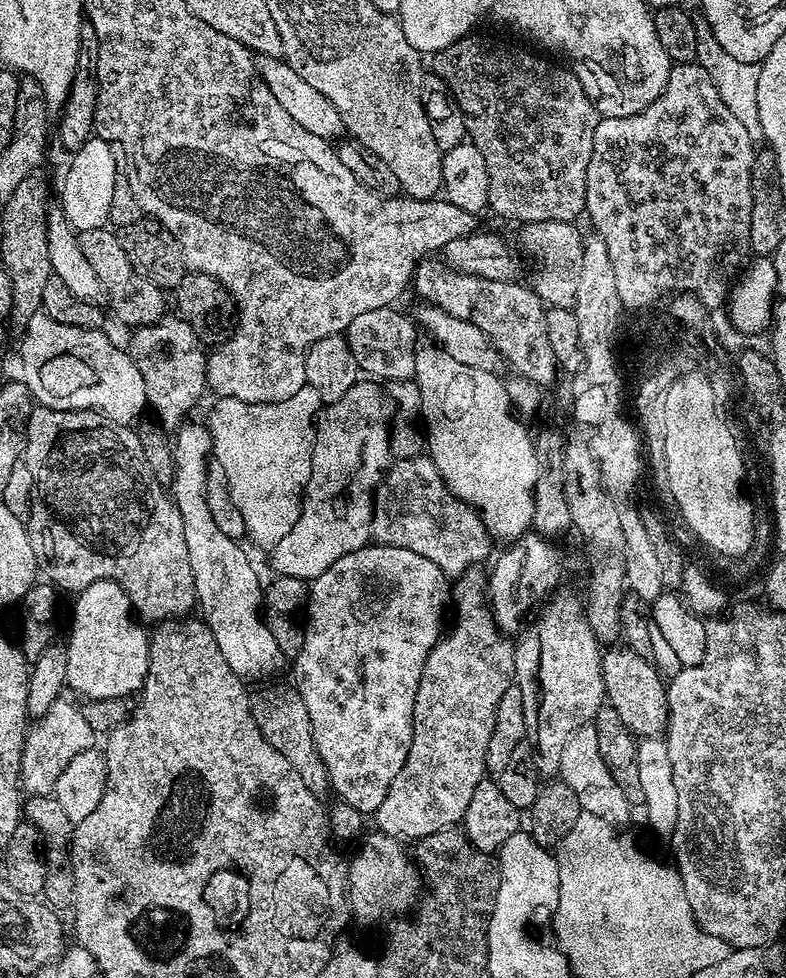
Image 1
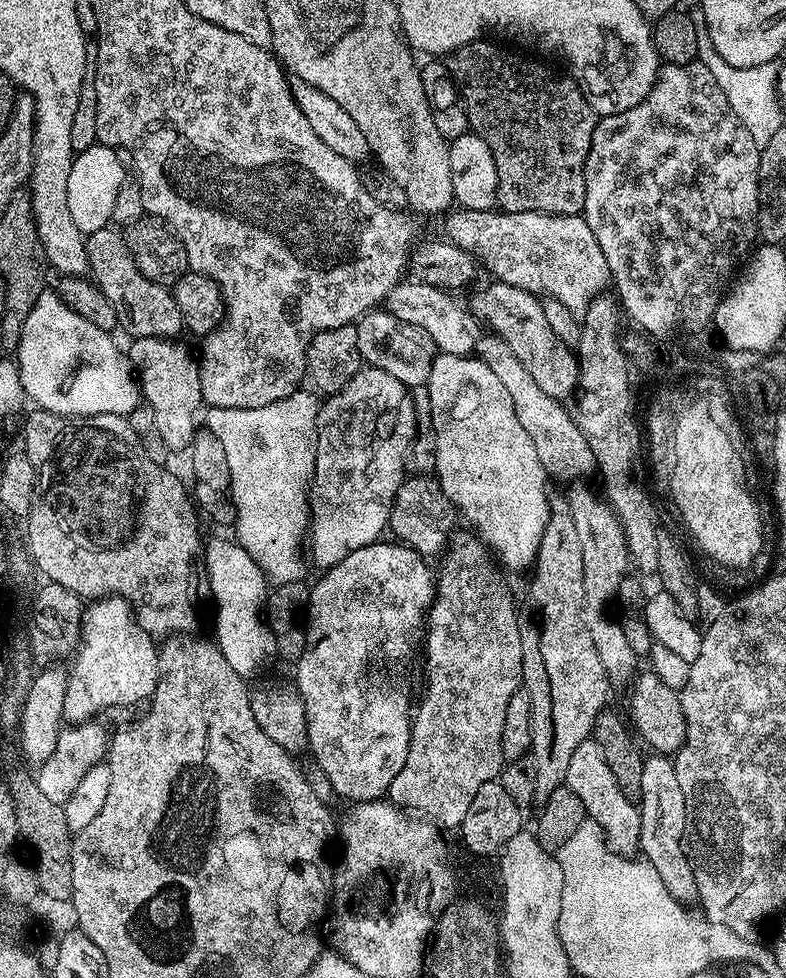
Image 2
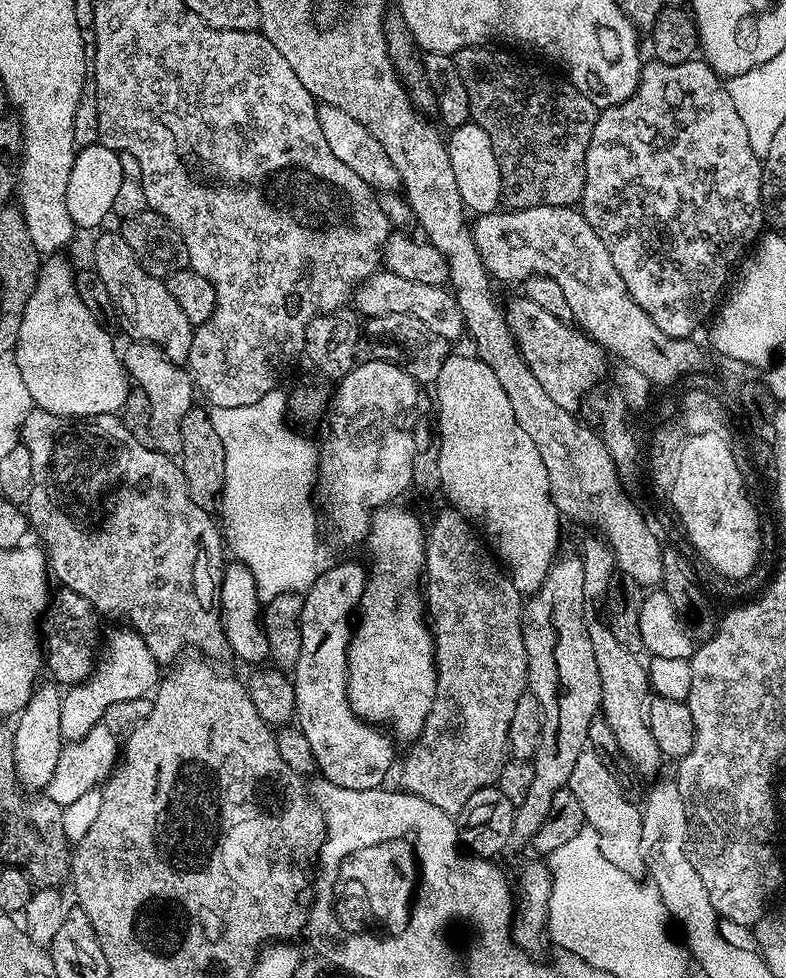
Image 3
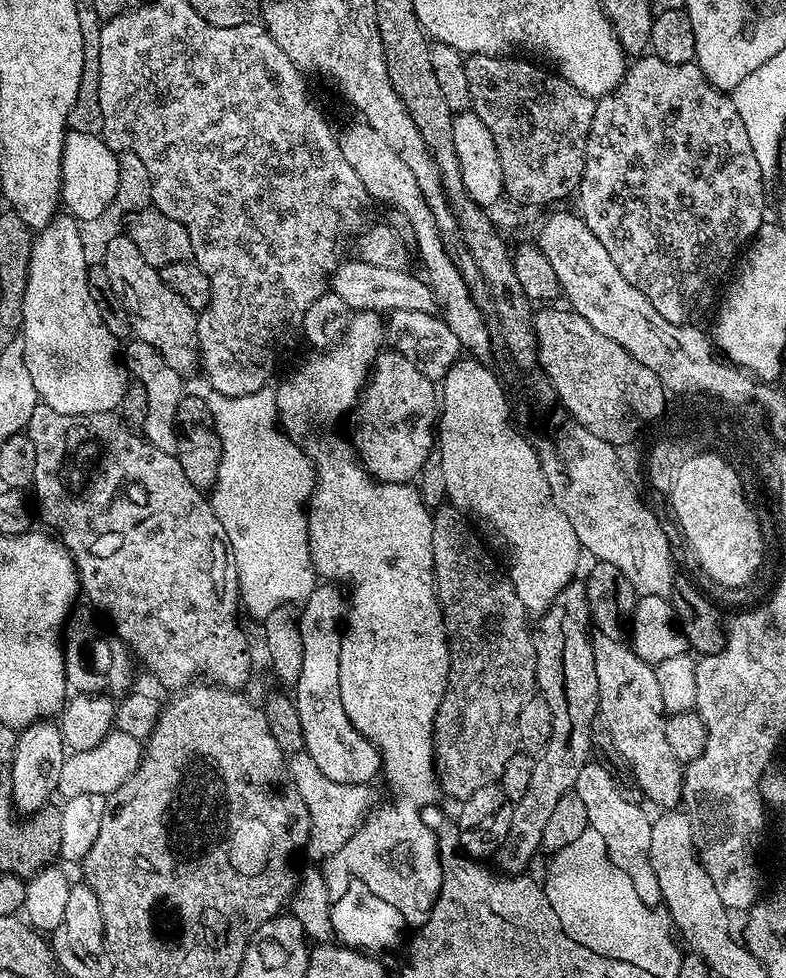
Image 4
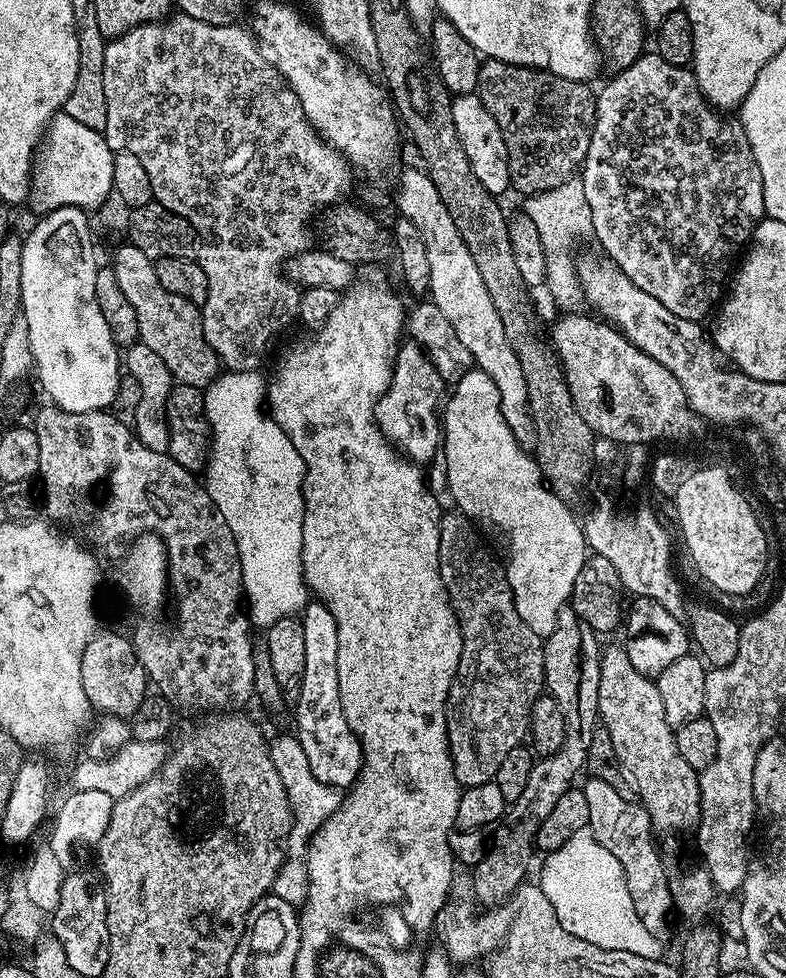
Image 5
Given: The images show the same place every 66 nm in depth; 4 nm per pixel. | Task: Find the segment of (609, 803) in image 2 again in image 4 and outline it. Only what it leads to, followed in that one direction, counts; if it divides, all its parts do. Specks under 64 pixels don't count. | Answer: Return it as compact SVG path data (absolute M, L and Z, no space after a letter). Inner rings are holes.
M590 762L582 766L574 790L586 806L588 827L594 829L602 838L604 848L608 851L608 857L612 859L614 866L618 866L618 870L625 872L630 882L634 882L634 890L644 904L656 906L661 903L660 887L654 874L654 866L650 866L648 857L652 820L634 801L627 800L620 793L620 788L621 785L602 765Z

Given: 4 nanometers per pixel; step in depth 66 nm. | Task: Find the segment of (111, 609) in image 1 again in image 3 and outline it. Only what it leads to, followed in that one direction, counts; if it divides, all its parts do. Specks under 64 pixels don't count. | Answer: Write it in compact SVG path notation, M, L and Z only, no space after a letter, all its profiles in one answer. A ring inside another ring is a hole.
M120 626L117 632L107 633L102 655L91 676L81 684L73 684L63 693L62 702L62 734L65 741L81 740L94 730L96 724L105 719L104 715L119 700L136 700L151 693L157 687L162 676L161 665L157 664L154 654L150 654L150 646L142 642L139 634L127 626Z

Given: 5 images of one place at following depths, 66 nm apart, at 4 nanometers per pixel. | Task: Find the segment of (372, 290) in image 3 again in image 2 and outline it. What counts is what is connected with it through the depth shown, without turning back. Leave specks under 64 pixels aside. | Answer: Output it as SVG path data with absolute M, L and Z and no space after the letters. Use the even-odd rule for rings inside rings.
M401 282L394 286L394 290L390 290L386 310L395 318L426 330L440 352L455 356L471 356L480 341L482 325L465 305L463 308L452 296L455 295L451 291L435 288L429 284Z

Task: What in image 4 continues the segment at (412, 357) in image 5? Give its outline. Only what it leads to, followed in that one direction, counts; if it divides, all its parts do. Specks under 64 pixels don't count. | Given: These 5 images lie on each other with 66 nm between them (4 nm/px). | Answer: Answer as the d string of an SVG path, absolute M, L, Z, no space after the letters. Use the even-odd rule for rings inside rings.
M393 350L381 351L355 405L355 416L354 447L368 475L384 481L385 484L407 484L415 481L422 466L434 452L434 433L438 428L438 388L433 380L420 372L415 362L402 353Z

